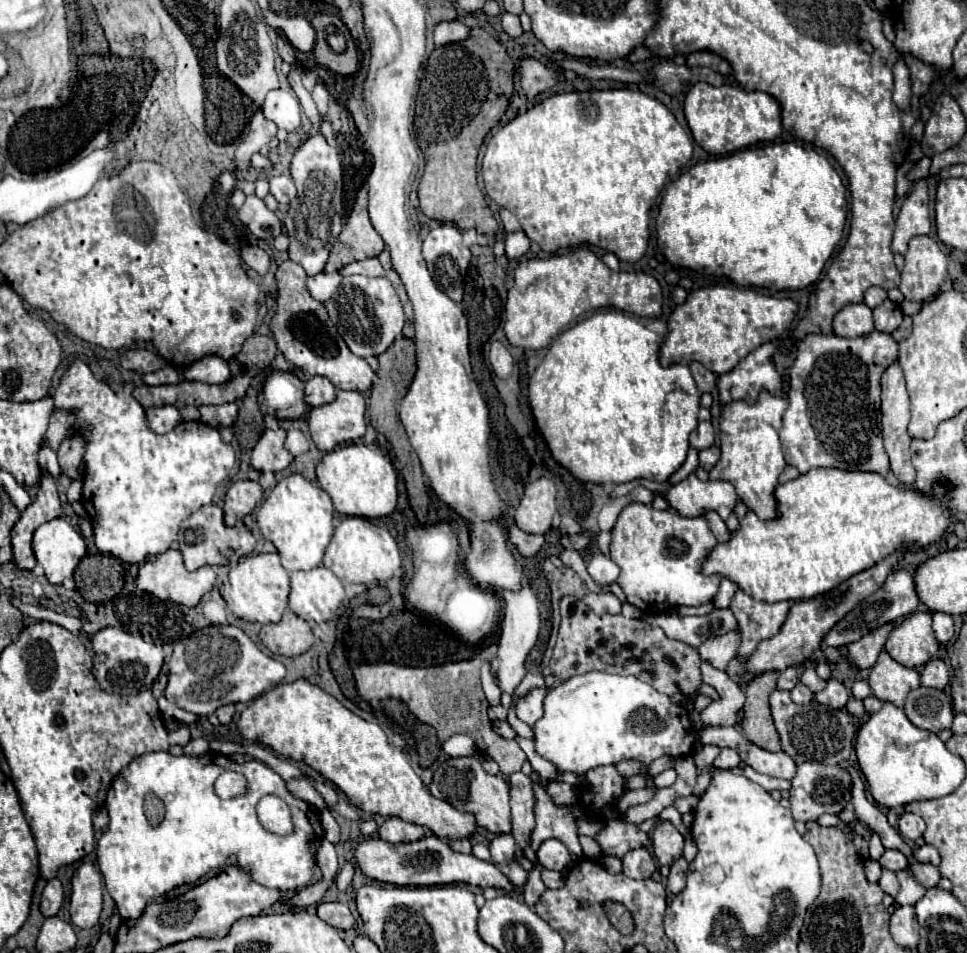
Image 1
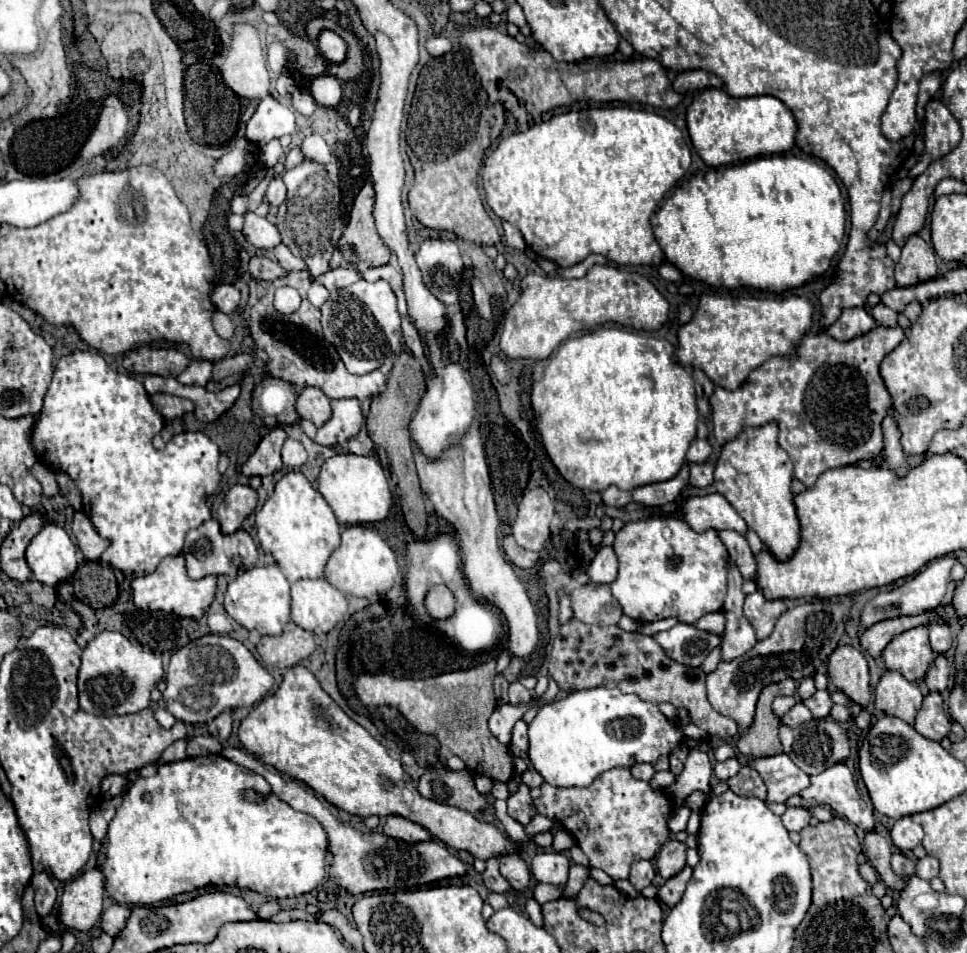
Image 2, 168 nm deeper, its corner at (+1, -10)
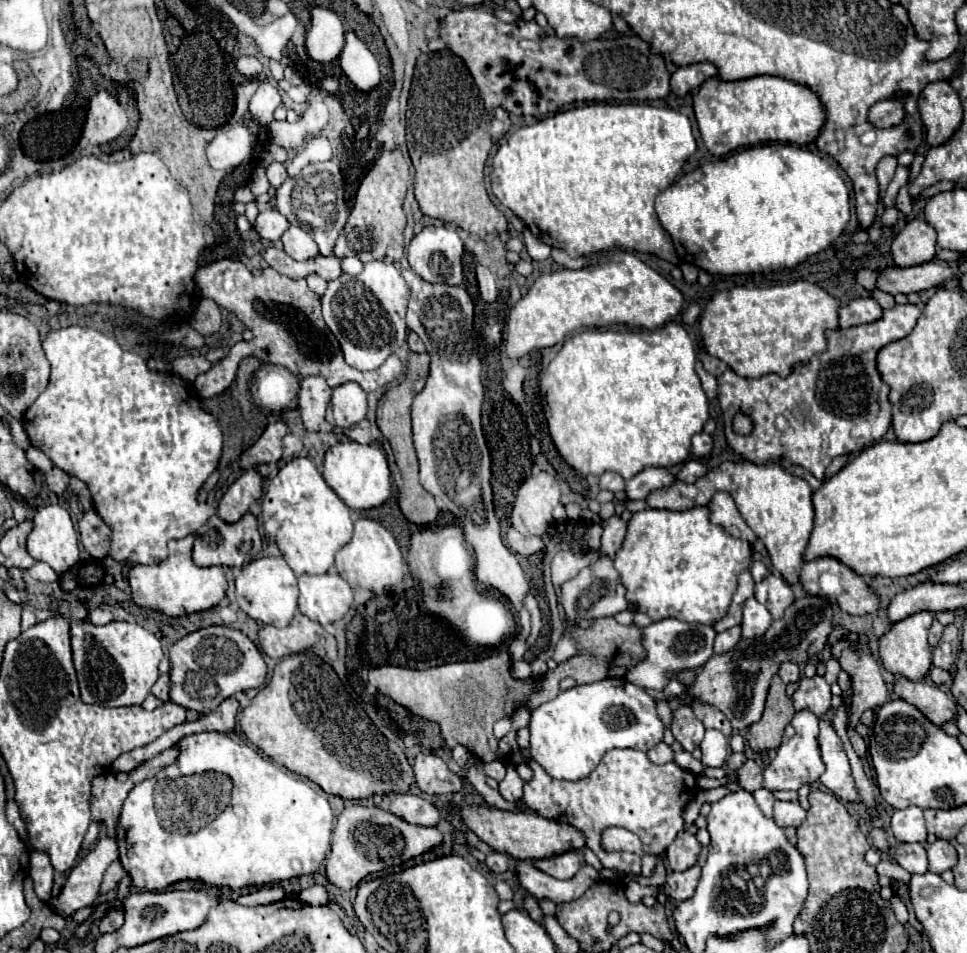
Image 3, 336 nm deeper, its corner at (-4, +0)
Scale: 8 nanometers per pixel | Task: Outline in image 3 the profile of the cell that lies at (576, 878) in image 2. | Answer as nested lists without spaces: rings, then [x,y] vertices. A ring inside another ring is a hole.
[[[526,860],[516,862],[516,872],[518,872],[520,884],[532,896],[536,896],[538,900],[548,898],[552,902],[572,902],[572,900],[580,898],[588,890],[588,886],[592,886],[592,882],[596,882],[600,876],[600,872],[594,866],[584,864],[574,878],[560,882],[560,880],[544,874],[542,870],[534,868]]]

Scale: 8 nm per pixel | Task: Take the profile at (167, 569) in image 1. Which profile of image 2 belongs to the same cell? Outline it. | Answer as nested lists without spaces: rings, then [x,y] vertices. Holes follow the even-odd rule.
[[[165,556],[159,562],[159,568],[151,574],[139,576],[137,580],[131,580],[131,592],[133,592],[133,604],[139,610],[163,610],[169,614],[177,614],[181,618],[195,618],[199,620],[205,610],[211,606],[215,598],[217,588],[217,576],[205,576],[201,580],[191,580],[185,572],[185,560],[183,556]]]

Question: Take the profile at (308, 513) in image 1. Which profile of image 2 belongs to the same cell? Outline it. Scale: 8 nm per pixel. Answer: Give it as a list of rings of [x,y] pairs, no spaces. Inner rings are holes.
[[[287,472],[275,484],[273,494],[257,512],[255,528],[261,546],[269,546],[269,552],[289,582],[297,582],[301,578],[321,578],[329,556],[335,548],[339,548],[341,540],[339,522],[333,510],[301,472]]]

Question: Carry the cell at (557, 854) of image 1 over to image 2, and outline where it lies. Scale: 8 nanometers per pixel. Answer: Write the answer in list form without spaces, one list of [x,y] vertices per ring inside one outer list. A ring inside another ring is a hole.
[[[539,852],[531,860],[531,872],[537,882],[563,888],[569,878],[571,860],[561,852]]]

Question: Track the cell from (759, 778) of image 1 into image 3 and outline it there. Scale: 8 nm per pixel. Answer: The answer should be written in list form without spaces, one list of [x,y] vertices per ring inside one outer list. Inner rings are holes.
[[[820,722],[820,752],[826,766],[820,782],[842,802],[858,802],[860,794],[856,790],[846,752],[842,748],[842,740],[828,722]]]

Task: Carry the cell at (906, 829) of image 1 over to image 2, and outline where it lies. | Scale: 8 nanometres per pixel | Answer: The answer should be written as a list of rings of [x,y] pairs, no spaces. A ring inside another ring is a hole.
[[[909,816],[899,818],[891,828],[891,840],[901,852],[911,852],[923,840],[923,828],[915,824]]]

